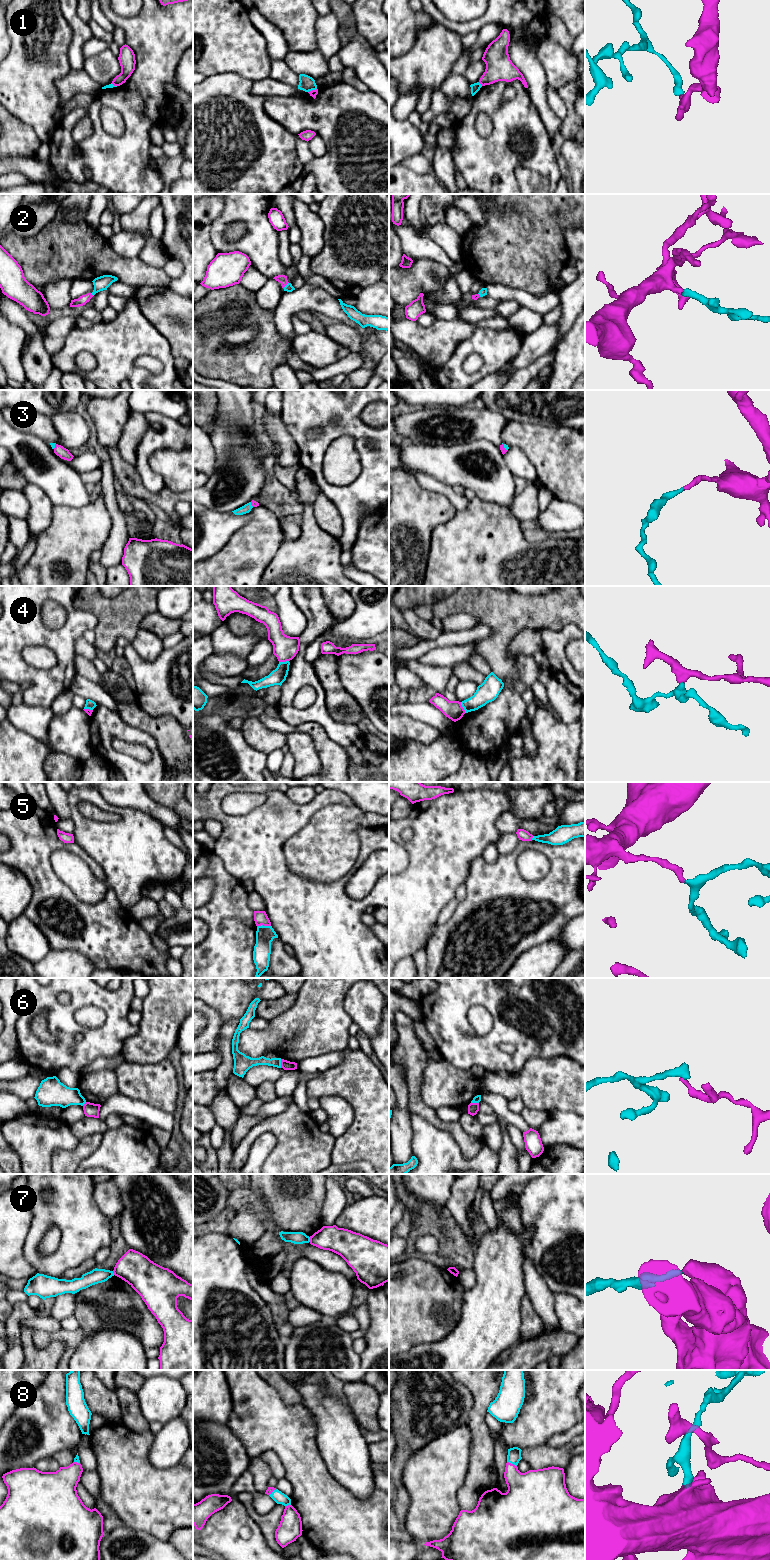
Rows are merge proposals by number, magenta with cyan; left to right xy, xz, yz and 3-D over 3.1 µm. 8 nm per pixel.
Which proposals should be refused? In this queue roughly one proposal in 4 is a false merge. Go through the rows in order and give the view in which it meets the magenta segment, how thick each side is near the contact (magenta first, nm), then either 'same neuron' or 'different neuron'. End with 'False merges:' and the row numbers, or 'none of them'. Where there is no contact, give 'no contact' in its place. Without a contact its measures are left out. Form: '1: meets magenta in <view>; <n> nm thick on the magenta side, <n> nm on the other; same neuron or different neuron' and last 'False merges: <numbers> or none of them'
1: meets magenta in yz; 220 nm thick on the magenta side, 70 nm on the other; different neuron
2: meets magenta in xz; 70 nm thick on the magenta side, 60 nm on the other; same neuron
3: meets magenta in yz; 50 nm thick on the magenta side, 40 nm on the other; same neuron
4: meets magenta in yz; 150 nm thick on the magenta side, 170 nm on the other; different neuron
5: meets magenta in xz; 110 nm thick on the magenta side, 140 nm on the other; same neuron
6: meets magenta in xz; 80 nm thick on the magenta side, 80 nm on the other; different neuron
7: meets magenta in xz; 220 nm thick on the magenta side, 100 nm on the other; different neuron
8: meets magenta in yz; 300 nm thick on the magenta side, 110 nm on the other; same neuron
False merges: 1, 4, 6, 7

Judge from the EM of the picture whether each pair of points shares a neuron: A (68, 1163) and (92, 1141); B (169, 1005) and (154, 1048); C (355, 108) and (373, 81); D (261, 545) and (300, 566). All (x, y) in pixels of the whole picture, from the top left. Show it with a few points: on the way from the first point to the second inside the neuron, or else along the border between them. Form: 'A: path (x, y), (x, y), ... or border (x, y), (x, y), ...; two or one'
A: path (74, 1157), (86, 1146); one
B: path (161, 1016), (157, 1037); one
C: border (369, 90), (378, 95); two
D: border (284, 541), (263, 573); two

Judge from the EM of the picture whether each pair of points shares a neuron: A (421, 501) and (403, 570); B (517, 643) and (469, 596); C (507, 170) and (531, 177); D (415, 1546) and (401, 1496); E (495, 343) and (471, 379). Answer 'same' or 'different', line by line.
A: same
B: different
C: different
D: different
E: same

